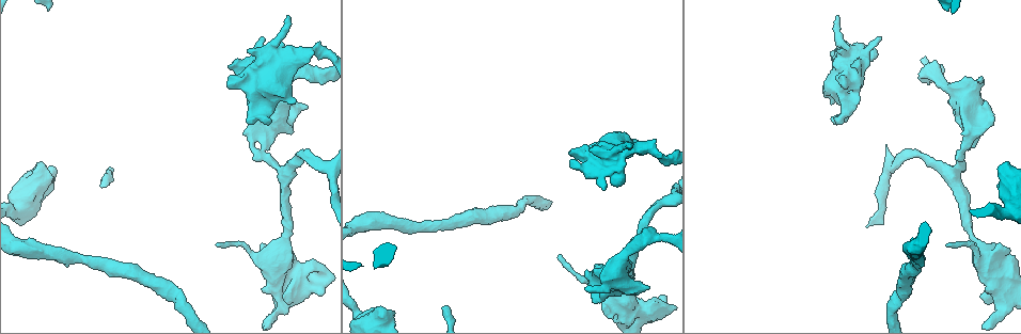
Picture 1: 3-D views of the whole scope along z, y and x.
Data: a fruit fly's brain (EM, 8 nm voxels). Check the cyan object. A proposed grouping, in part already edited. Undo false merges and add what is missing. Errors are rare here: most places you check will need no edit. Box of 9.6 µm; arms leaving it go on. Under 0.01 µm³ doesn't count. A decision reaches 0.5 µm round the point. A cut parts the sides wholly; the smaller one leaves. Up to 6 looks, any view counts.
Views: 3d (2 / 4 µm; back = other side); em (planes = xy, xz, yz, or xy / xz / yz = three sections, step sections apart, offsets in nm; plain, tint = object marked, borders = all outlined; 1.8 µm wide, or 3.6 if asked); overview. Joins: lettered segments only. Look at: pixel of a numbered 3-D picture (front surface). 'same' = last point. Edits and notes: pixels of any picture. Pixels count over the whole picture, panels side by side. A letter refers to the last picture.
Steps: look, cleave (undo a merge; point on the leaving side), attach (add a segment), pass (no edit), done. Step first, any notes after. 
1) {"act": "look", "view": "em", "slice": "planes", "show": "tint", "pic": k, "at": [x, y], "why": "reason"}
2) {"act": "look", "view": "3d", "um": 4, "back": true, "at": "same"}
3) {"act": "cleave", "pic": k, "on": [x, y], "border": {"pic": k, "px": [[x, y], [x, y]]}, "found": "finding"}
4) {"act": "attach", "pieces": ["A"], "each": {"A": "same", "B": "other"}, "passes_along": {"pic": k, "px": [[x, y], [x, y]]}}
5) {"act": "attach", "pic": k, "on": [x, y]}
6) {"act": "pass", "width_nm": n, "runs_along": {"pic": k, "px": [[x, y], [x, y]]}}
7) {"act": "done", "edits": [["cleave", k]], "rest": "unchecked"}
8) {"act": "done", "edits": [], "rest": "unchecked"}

{"act": "look", "view": "em", "um": 3.6, "slice": "planes", "show": "borders", "pic": 1, "at": [39, 164], "why": "stops while still wide"}

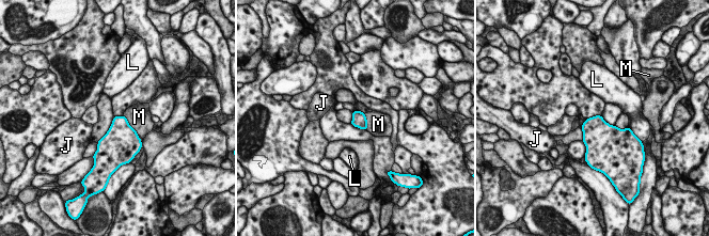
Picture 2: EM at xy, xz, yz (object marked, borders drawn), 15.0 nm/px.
{"act": "pass", "longest_contact_nm": ["M", 260], "each": {"J": "other", "L": "other", "M": "other"}, "border": {"pic": 2, "px": [[364, 113], [366, 129]]}, "found": "no lettered segment goes on from it"}

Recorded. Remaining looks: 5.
{"act": "look", "view": "3d", "um": 2, "back": true, "pic": 1, "at": [947, 11], "why": "long arm stops here"}

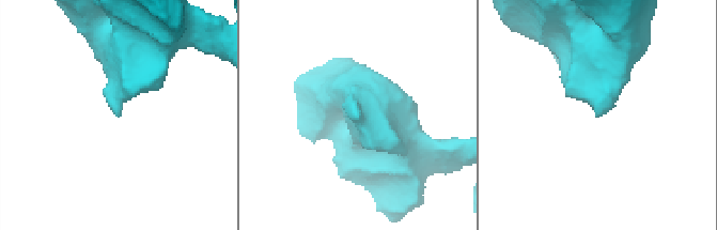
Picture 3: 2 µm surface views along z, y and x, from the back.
{"act": "look", "view": "em", "um": 3.6, "slice": "planes", "show": "borders", "pic": 3, "at": [597, 114]}

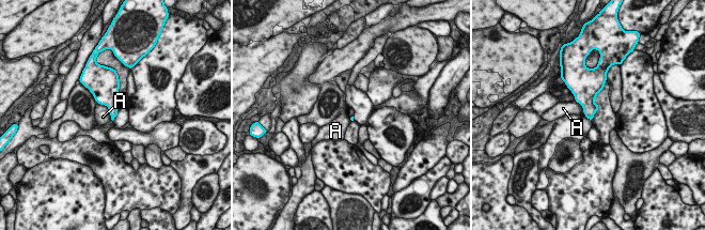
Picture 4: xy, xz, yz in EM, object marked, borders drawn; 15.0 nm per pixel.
{"act": "pass", "each": {"A": "other"}, "border": {"pic": 4, "px": [[97, 103], [108, 108], [112, 120]]}, "found": "no lettered segment goes on from it"}

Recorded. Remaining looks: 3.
{"act": "look", "view": "em", "um": 3.6, "slice": "planes", "show": "borders", "pic": 1, "at": [624, 307], "why": "sudden change in width"}

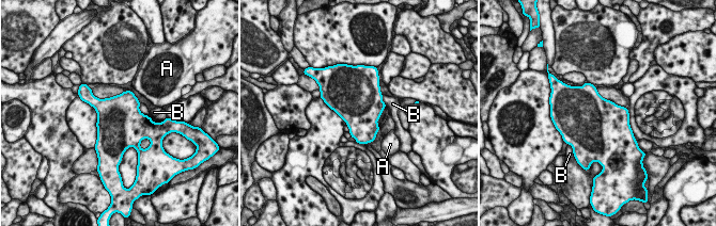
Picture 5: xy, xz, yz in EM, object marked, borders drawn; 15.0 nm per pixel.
{"act": "pass", "longest_contact_nm": ["B", 190], "each": {"A": "other", "B": "other"}, "border": {"pic": 5, "px": [[382, 95], [382, 100], [387, 106]]}, "found": "continuous, no second neuron"}

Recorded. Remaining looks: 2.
{"act": "done", "edits": [], "rest": "unchecked"}

